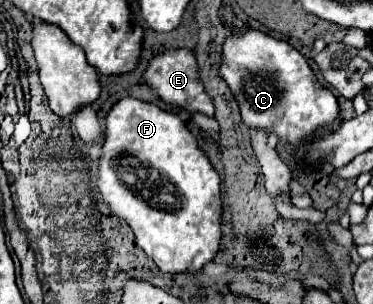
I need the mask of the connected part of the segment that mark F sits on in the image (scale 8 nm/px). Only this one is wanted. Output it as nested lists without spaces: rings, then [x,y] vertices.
[[[123,98],[121,102],[117,102],[107,118],[105,118],[105,124],[107,124],[107,132],[105,132],[105,144],[103,144],[103,156],[99,158],[99,192],[103,194],[107,206],[111,208],[113,214],[121,216],[127,220],[127,224],[131,226],[135,238],[137,238],[137,244],[145,250],[145,254],[157,264],[157,268],[161,272],[187,272],[187,274],[199,274],[203,270],[205,264],[213,262],[217,250],[219,250],[219,244],[221,244],[221,178],[217,174],[217,170],[211,166],[211,162],[207,160],[205,152],[199,148],[195,136],[187,130],[187,126],[181,122],[179,116],[171,114],[171,112],[165,112],[161,110],[159,106],[155,104],[147,104],[147,102],[141,102],[137,98]]]

